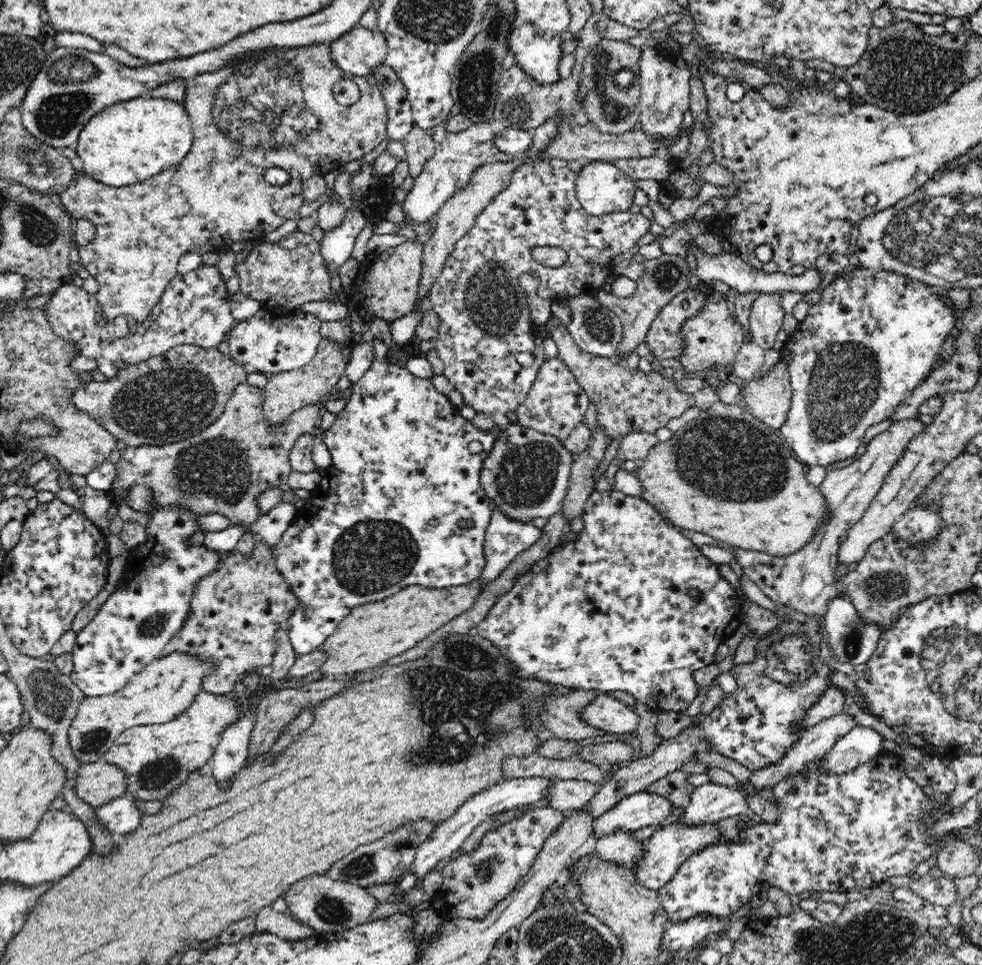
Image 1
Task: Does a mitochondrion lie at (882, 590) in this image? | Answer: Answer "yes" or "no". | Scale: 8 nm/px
yes

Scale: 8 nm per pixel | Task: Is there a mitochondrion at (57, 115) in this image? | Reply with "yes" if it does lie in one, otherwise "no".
yes

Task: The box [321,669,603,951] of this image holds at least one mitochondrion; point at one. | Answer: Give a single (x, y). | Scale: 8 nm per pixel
(362, 866)

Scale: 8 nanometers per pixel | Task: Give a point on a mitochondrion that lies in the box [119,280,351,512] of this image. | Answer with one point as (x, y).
(217, 467)

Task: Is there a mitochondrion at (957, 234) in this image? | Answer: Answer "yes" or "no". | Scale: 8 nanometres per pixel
yes

